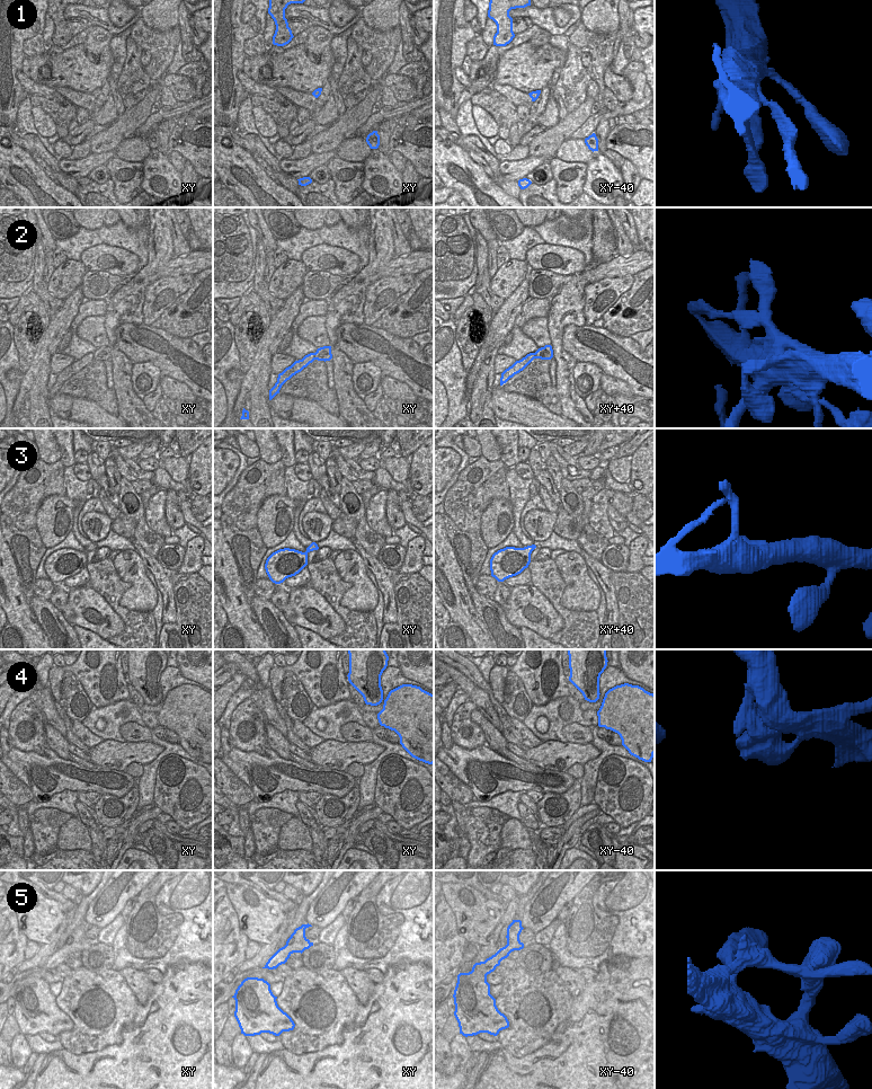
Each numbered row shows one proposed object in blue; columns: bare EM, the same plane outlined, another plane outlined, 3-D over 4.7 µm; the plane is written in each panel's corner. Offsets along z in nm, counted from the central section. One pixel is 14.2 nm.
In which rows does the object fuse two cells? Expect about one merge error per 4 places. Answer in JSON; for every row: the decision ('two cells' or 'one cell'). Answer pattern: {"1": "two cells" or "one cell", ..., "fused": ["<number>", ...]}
{"1": "two cells", "2": "one cell", "3": "one cell", "4": "one cell", "5": "one cell", "fused": ["1"]}

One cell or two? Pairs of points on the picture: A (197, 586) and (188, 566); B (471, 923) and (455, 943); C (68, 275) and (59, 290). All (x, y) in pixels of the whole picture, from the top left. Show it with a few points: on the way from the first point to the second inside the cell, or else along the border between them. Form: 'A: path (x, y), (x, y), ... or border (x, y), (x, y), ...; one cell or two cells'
A: border (178, 570), (196, 573); two cells
B: border (452, 911), (455, 918), (456, 931), (468, 943); two cells
C: path (65, 279), (60, 286); one cell

